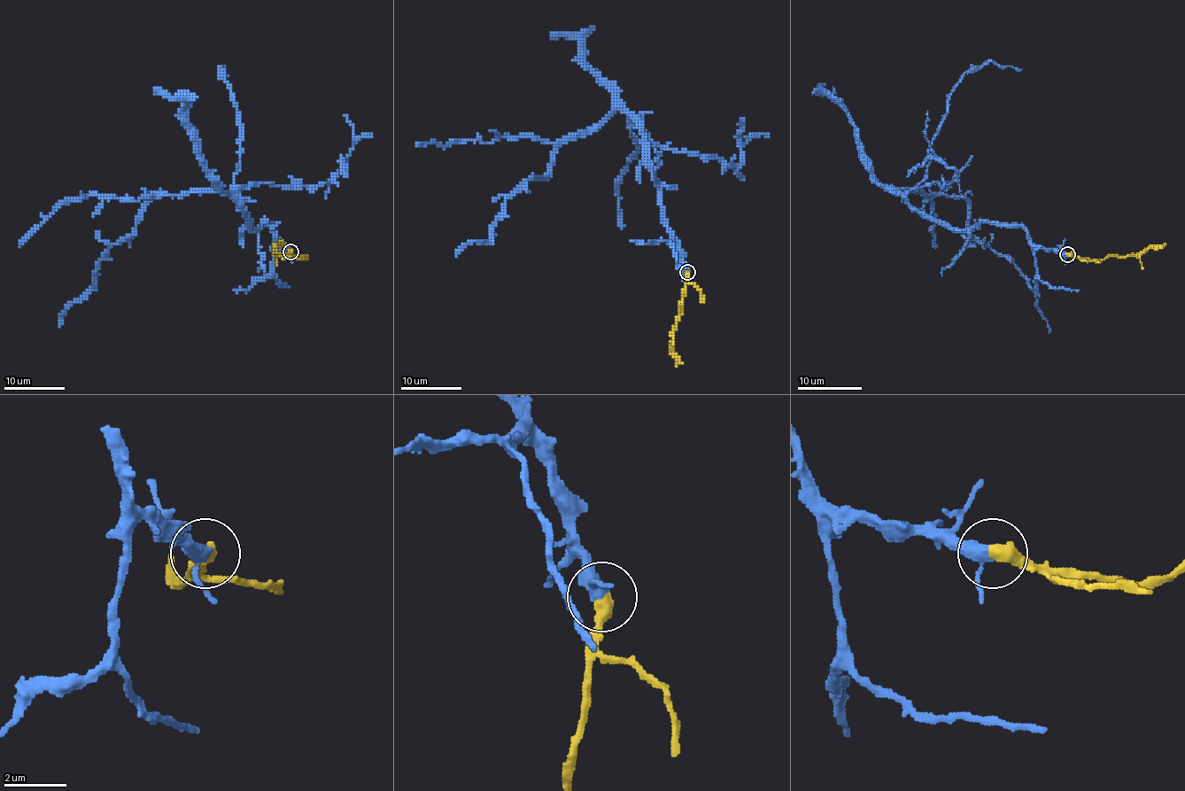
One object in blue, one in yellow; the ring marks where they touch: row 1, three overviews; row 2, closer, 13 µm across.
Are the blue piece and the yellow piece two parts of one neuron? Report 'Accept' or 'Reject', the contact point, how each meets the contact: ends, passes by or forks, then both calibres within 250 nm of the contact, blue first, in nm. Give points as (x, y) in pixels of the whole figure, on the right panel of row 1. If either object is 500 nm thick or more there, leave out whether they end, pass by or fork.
Accept. Place: (1067, 254). At the ring blue passes by. At the ring yellow ends. Thickness 360 nm (blue) against 460 nm

